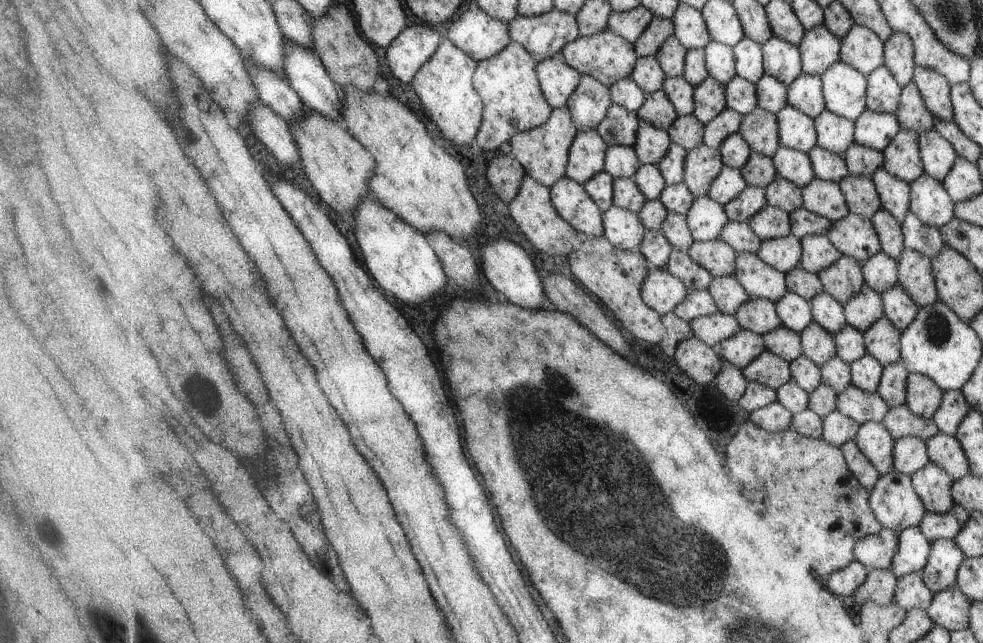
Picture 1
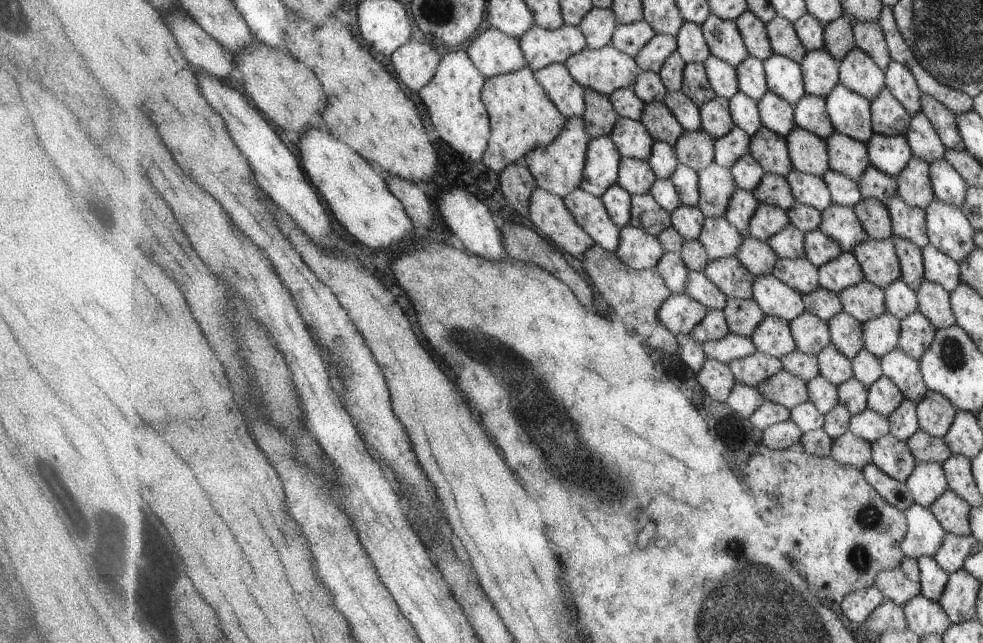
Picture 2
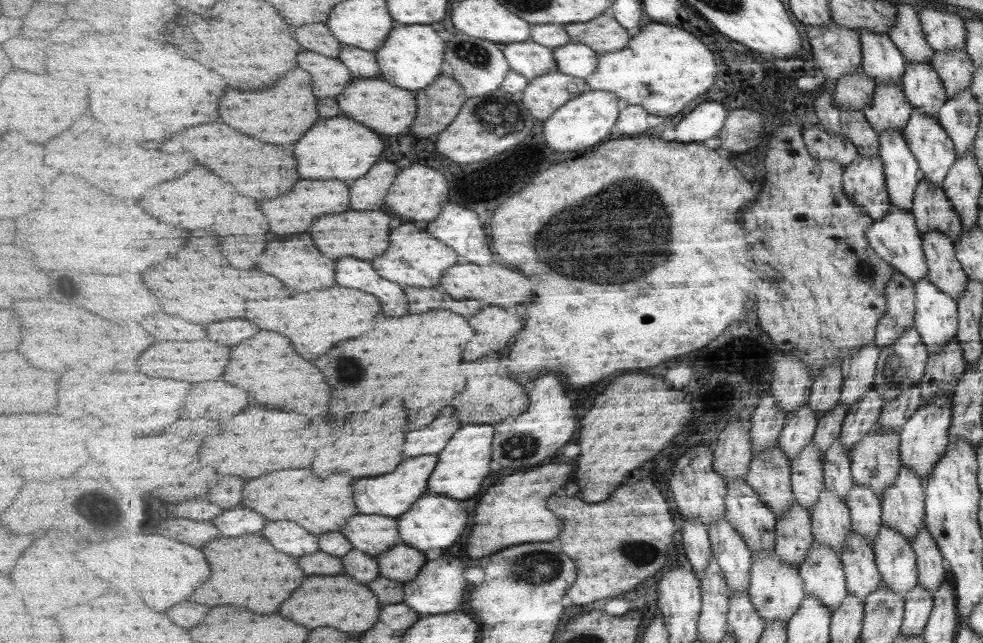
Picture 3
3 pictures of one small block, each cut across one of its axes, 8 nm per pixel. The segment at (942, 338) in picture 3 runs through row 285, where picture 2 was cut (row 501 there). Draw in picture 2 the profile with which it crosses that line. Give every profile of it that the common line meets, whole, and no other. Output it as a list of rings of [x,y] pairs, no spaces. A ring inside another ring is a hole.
[[[918,462],[906,483],[914,494],[914,502],[925,508],[931,508],[950,489],[946,472],[937,462]]]

